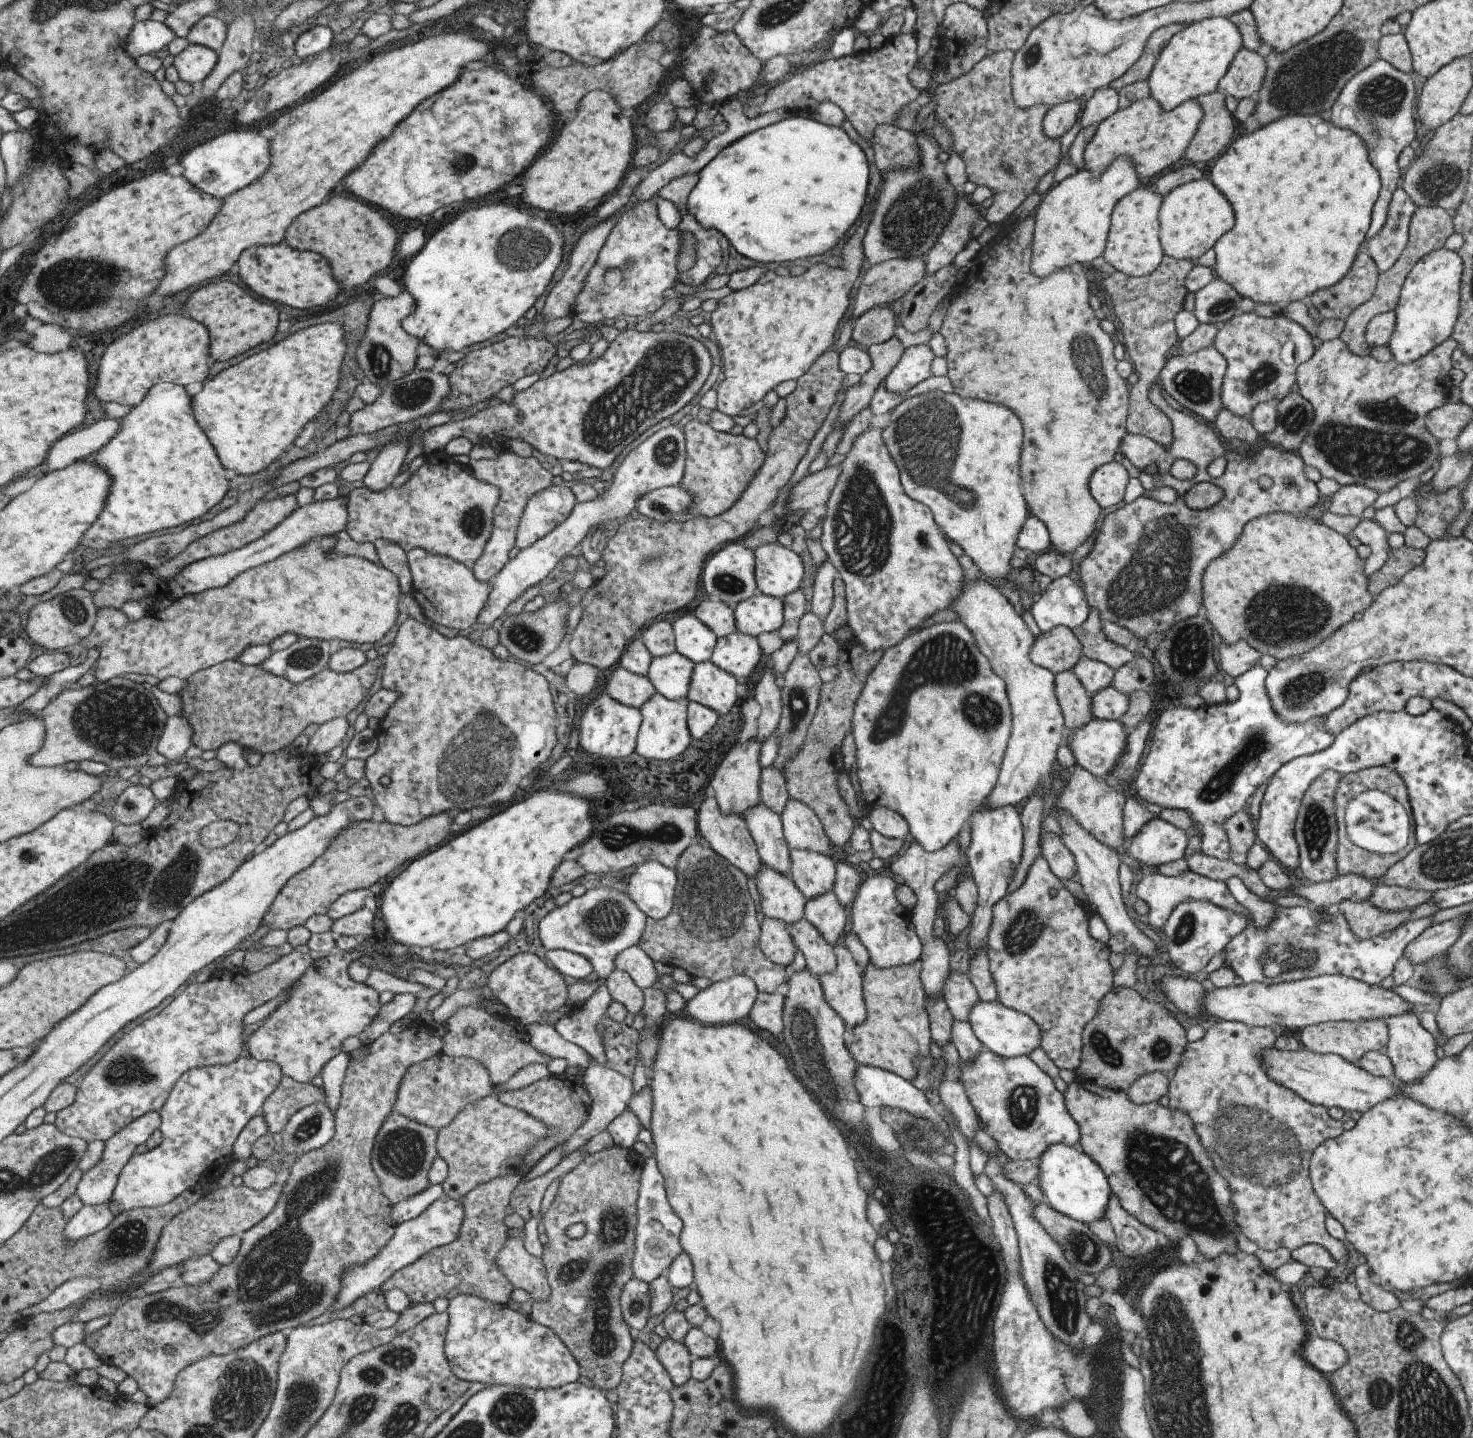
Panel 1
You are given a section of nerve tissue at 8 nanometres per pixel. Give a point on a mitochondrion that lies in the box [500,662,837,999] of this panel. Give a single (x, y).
(713, 906)

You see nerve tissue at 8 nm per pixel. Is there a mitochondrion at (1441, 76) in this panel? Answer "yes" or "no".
no

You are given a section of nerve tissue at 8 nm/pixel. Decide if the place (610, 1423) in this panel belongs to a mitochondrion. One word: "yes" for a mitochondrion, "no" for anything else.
no

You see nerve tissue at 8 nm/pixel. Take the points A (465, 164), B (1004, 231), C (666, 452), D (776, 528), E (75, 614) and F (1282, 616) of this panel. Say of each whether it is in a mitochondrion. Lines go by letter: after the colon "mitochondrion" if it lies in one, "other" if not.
A: mitochondrion
B: other
C: mitochondrion
D: other
E: mitochondrion
F: mitochondrion

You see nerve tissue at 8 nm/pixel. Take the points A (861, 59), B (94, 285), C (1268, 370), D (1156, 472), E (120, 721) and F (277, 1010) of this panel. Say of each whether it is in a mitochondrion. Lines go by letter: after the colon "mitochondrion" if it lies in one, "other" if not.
A: other
B: mitochondrion
C: mitochondrion
D: other
E: mitochondrion
F: mitochondrion

